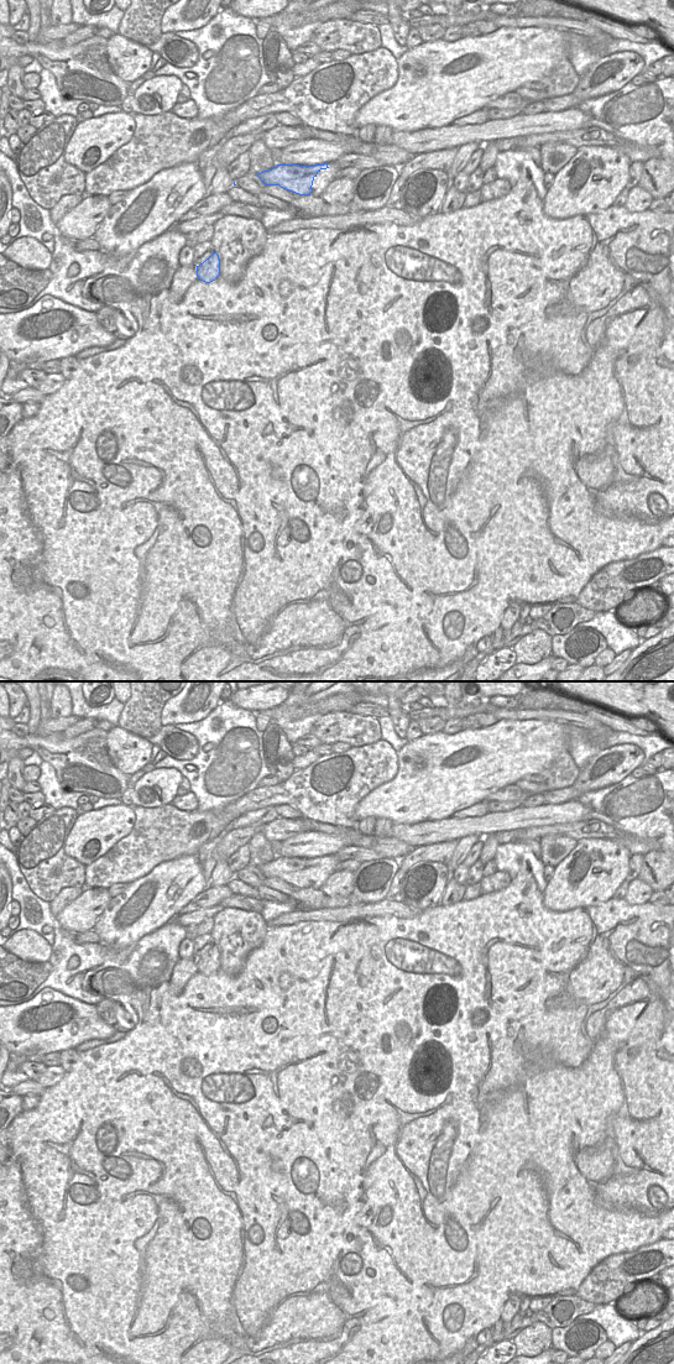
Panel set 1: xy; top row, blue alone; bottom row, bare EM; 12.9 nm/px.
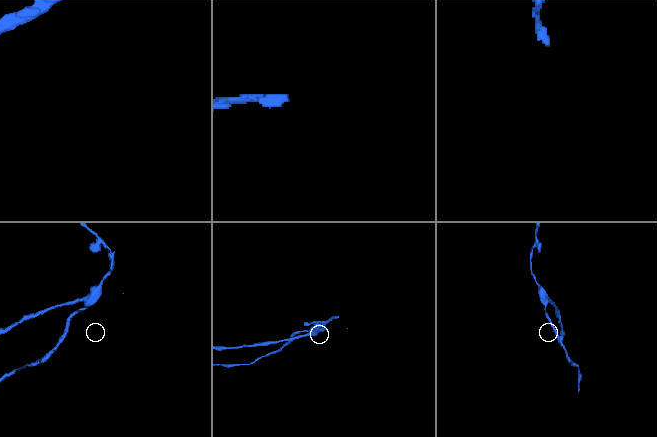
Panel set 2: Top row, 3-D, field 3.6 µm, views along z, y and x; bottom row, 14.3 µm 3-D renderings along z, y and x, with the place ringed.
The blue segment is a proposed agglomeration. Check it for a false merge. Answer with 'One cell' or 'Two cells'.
Two cells.

